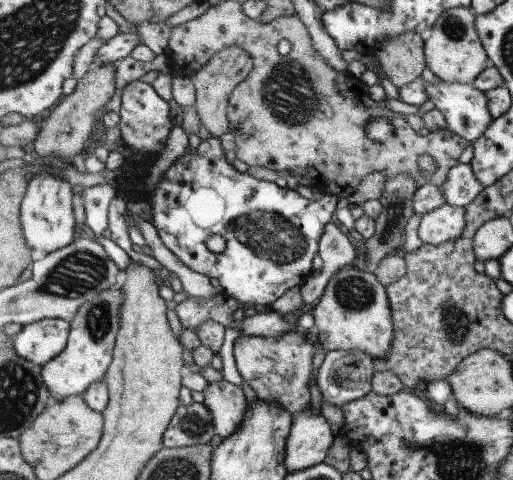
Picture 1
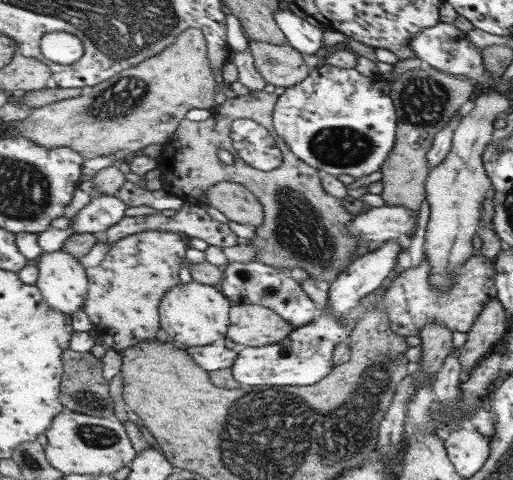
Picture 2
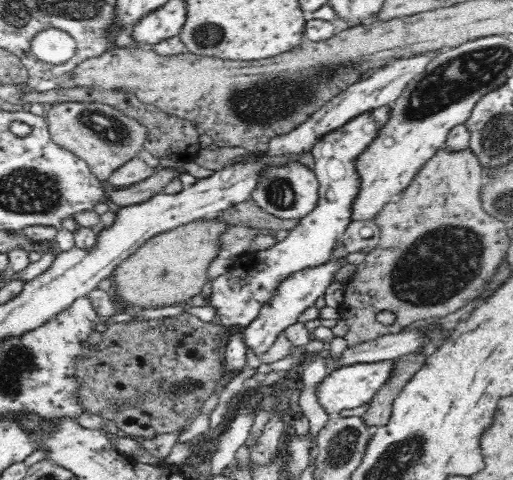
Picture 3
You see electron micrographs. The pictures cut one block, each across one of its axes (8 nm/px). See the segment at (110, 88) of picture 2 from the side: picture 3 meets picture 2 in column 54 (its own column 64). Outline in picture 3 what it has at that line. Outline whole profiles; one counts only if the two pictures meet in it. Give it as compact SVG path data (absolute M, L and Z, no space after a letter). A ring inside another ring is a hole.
M70 102L47 107L52 140L88 163L92 174L109 180L112 173L143 149L147 128L112 106L100 102Z

